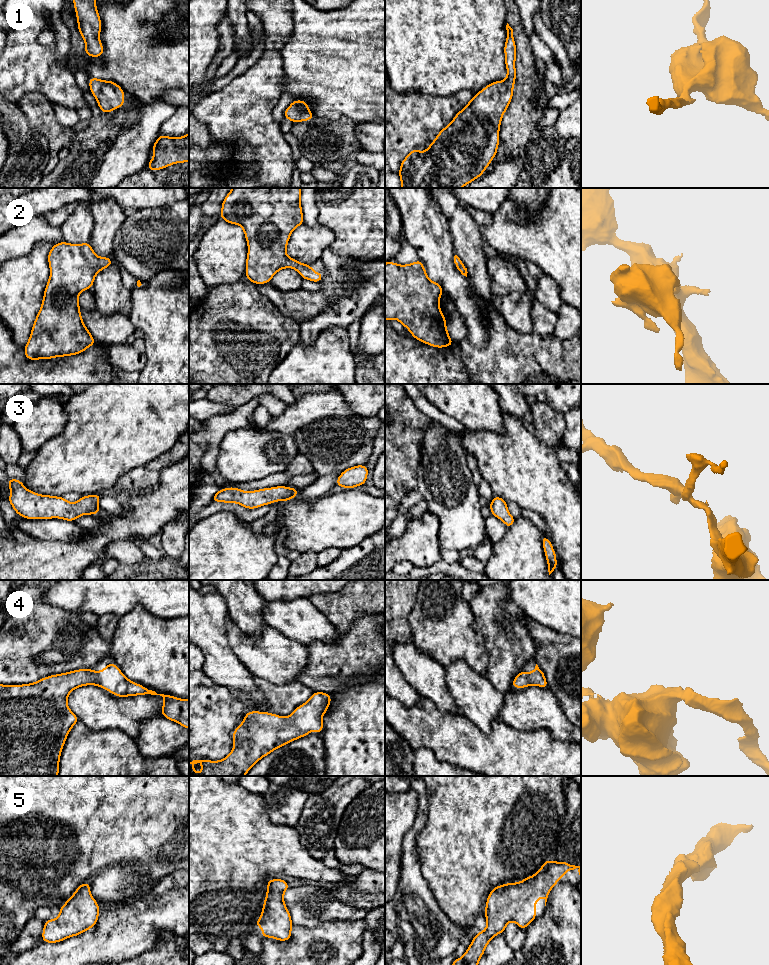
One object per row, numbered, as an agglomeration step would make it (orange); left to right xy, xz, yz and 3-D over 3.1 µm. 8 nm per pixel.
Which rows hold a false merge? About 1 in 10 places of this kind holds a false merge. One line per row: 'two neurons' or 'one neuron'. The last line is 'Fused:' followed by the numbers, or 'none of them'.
1: one neuron
2: one neuron
3: one neuron
4: one neuron
5: one neuron
Fused: none of them

